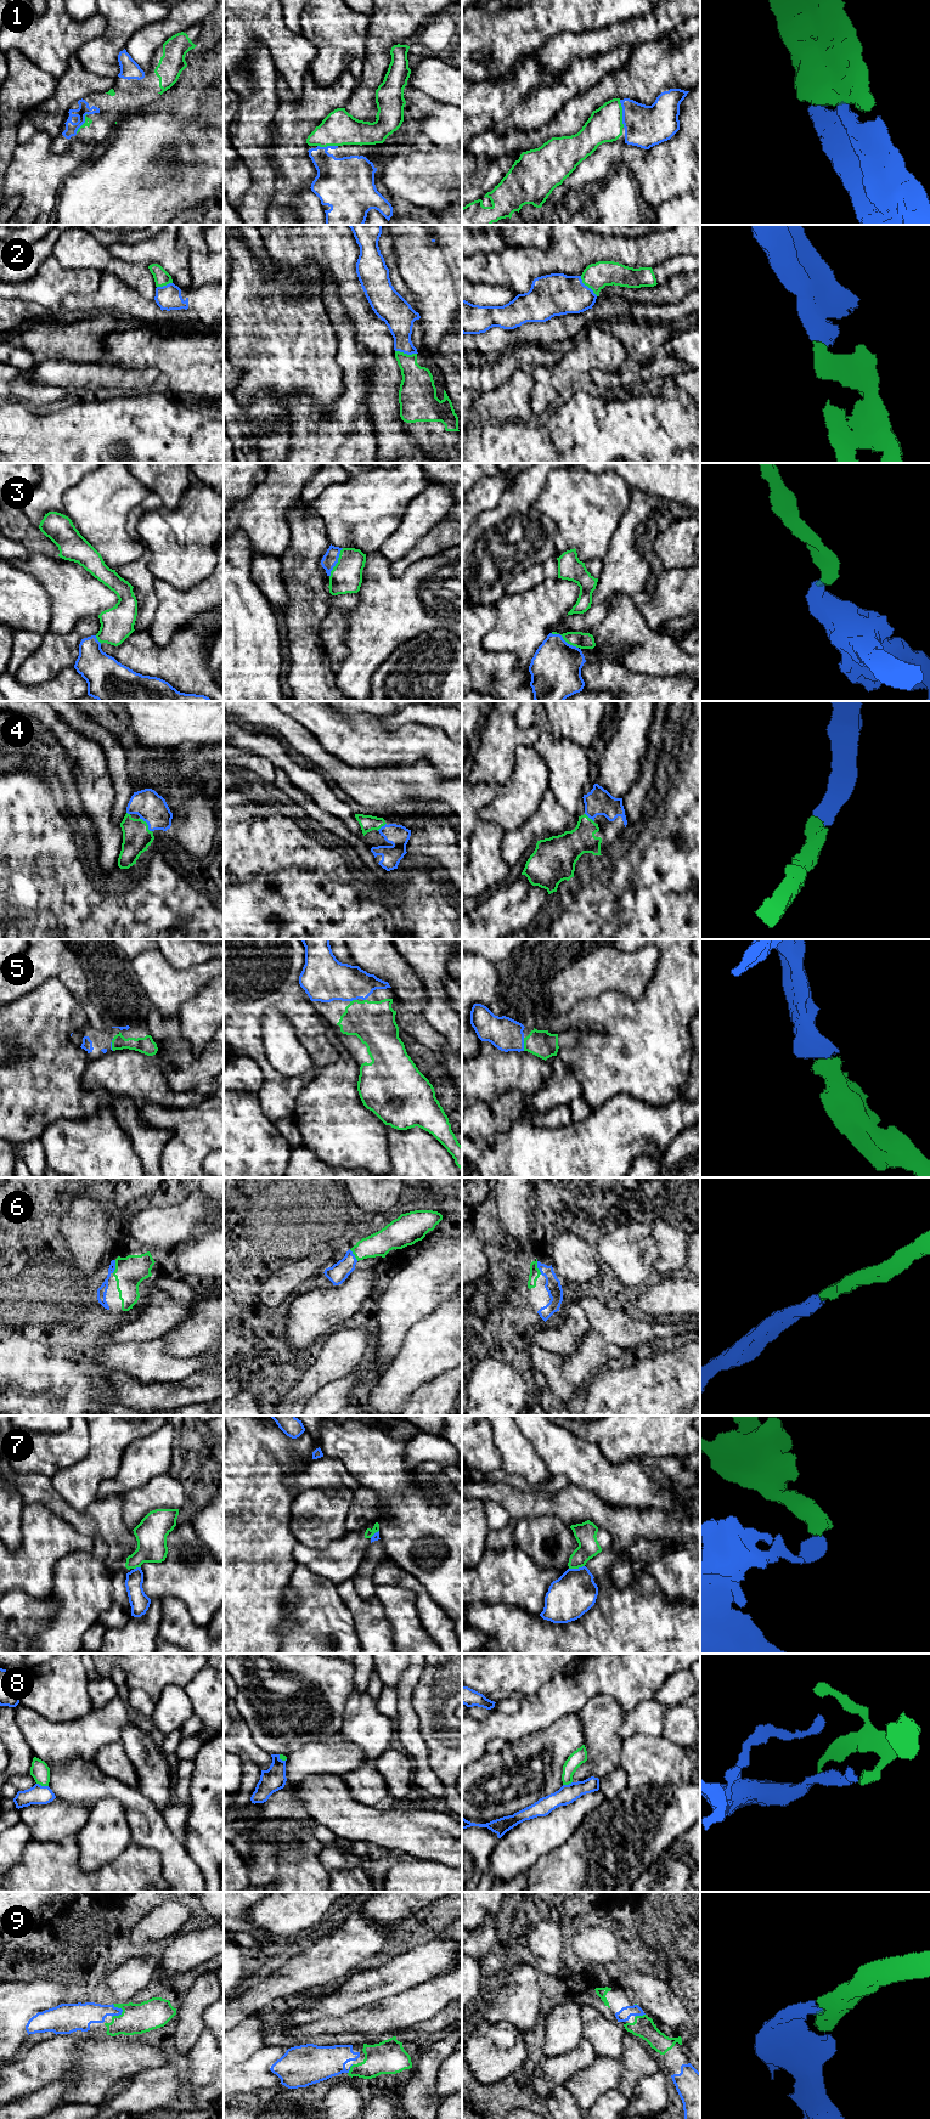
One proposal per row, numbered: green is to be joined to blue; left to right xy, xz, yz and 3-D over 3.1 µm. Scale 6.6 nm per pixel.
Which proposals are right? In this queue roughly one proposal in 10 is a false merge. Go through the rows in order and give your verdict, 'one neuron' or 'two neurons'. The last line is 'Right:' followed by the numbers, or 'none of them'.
1: one neuron
2: one neuron
3: one neuron
4: one neuron
5: one neuron
6: one neuron
7: two neurons
8: two neurons
9: one neuron
Right: 1, 2, 3, 4, 5, 6, 9

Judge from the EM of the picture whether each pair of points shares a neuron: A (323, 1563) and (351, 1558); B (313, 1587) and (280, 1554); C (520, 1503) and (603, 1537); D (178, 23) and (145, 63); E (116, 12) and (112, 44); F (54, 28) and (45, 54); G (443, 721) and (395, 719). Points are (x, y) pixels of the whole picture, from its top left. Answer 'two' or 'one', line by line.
A: one
B: two
C: two
D: one
E: one
F: one
G: one

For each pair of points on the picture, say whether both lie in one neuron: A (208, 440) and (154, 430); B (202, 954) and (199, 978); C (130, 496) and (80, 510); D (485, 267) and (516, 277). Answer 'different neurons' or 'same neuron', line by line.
A: same neuron
B: different neurons
C: same neuron
D: same neuron

